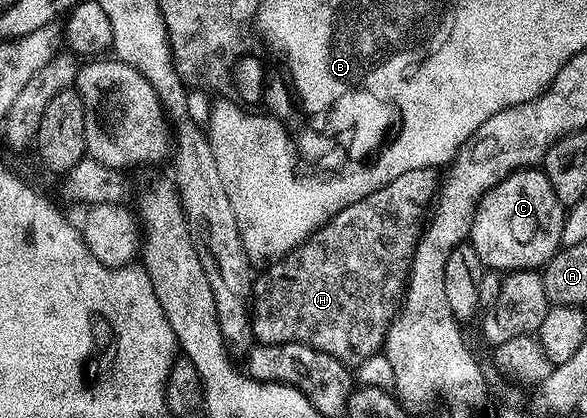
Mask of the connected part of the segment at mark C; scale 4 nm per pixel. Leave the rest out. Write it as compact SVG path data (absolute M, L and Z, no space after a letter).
M544 169L516 170L479 200L468 241L475 248L482 267L498 272L540 271L563 245L561 233L566 213Z

